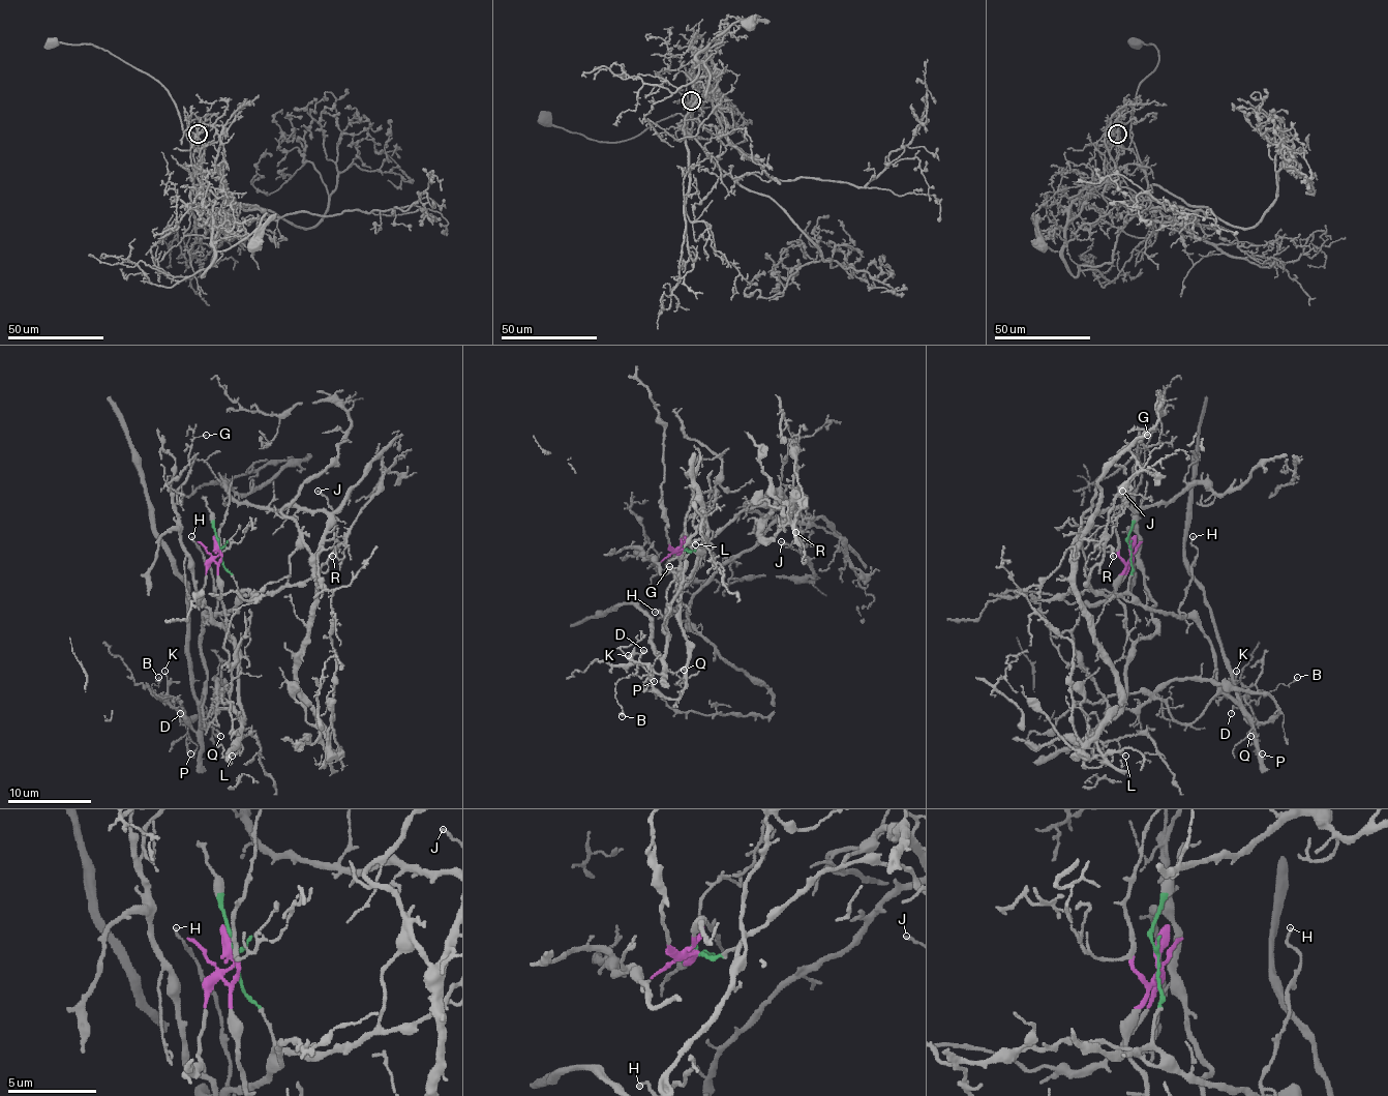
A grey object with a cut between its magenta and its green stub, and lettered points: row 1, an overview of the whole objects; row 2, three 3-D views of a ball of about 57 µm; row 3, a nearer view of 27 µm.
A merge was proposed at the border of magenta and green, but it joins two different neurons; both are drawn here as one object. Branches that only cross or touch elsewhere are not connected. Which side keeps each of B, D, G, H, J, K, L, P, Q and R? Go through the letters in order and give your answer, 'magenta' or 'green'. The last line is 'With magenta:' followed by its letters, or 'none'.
B: green
D: green
G: magenta
H: green
J: green
K: green
L: magenta
P: green
Q: green
R: green
With magenta: G, L

